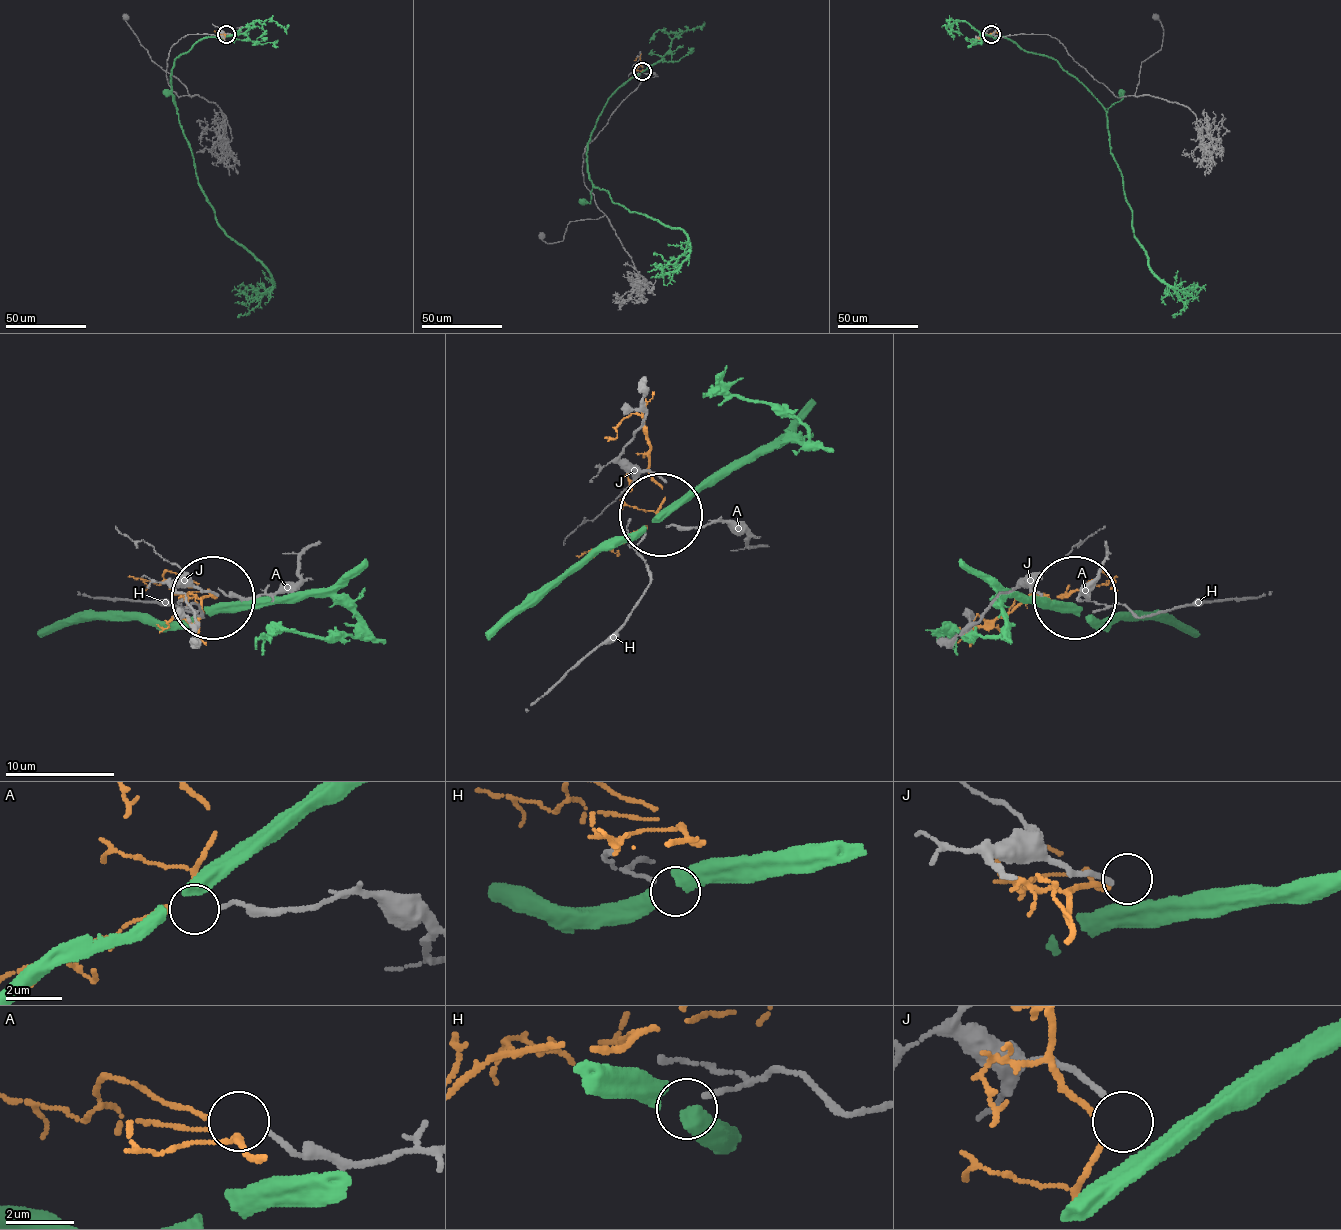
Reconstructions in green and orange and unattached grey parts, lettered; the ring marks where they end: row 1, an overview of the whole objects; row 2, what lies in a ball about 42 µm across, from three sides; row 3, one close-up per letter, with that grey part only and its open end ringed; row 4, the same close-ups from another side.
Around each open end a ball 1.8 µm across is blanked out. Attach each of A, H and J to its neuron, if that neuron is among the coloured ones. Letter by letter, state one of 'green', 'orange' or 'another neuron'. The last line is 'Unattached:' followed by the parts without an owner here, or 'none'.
A: orange
H: another neuron
J: another neuron
Unattached: H, J

